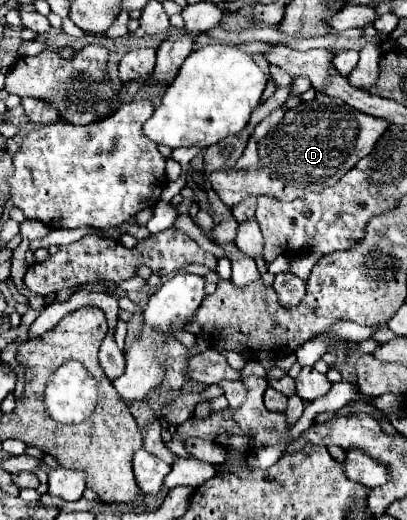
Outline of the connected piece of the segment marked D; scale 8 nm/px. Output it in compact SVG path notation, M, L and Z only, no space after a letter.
M318 93L310 103L286 111L284 119L260 141L258 171L214 171L210 175L212 189L228 207L246 197L268 195L280 201L294 201L306 191L324 191L372 151L386 127L388 121L360 113L342 103L342 99Z

